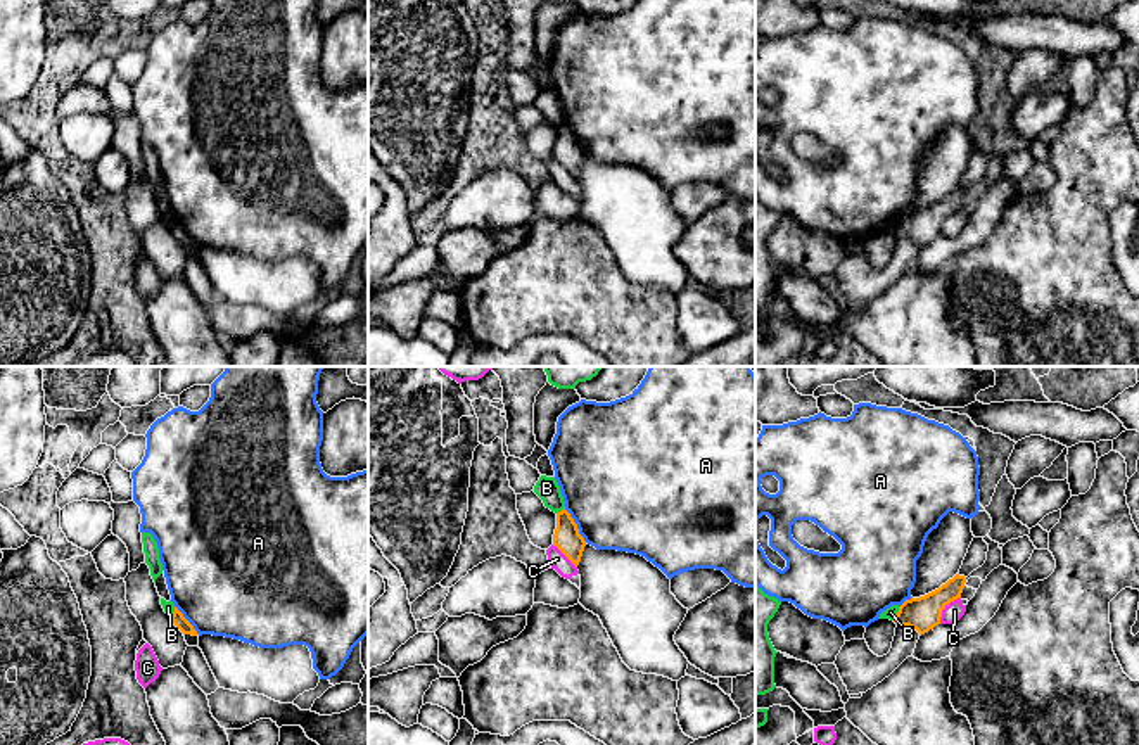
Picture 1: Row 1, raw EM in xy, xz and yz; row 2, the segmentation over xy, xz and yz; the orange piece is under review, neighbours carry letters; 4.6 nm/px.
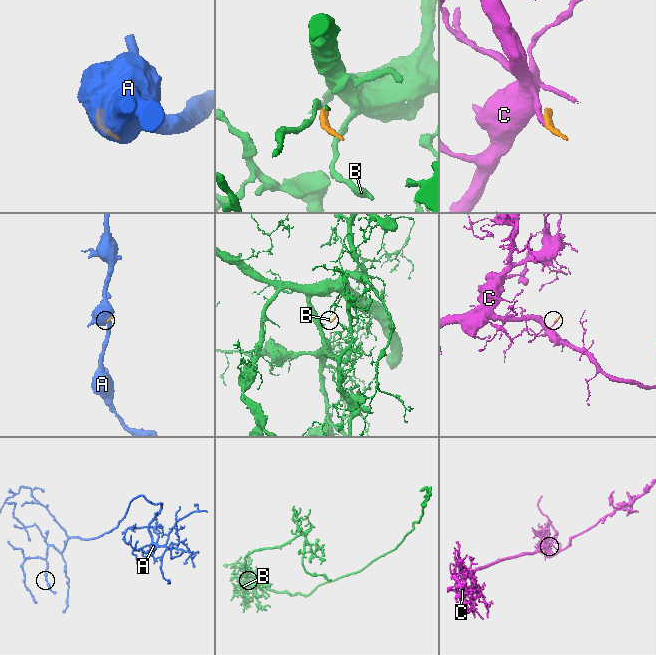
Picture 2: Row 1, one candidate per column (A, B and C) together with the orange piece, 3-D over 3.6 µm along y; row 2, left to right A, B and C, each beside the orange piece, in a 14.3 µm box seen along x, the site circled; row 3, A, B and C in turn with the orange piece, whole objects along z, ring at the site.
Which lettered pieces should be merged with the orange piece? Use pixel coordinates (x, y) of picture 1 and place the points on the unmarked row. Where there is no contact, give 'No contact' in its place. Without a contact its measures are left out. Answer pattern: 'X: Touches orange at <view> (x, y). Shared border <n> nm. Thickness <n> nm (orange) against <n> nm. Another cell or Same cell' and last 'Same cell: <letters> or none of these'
A: Touches orange at xz (576, 139). Shared border 190 nm. Thickness 120 nm (orange) against 480 nm. Another cell
B: Touches orange at yz (897, 227). Shared border 80 nm. Thickness 160 nm (orange) against 50 nm. Another cell
C: Touches orange at yz (944, 220). Shared border 160 nm. Thickness 160 nm (orange) against 90 nm. Another cell
Same cell: none of these

